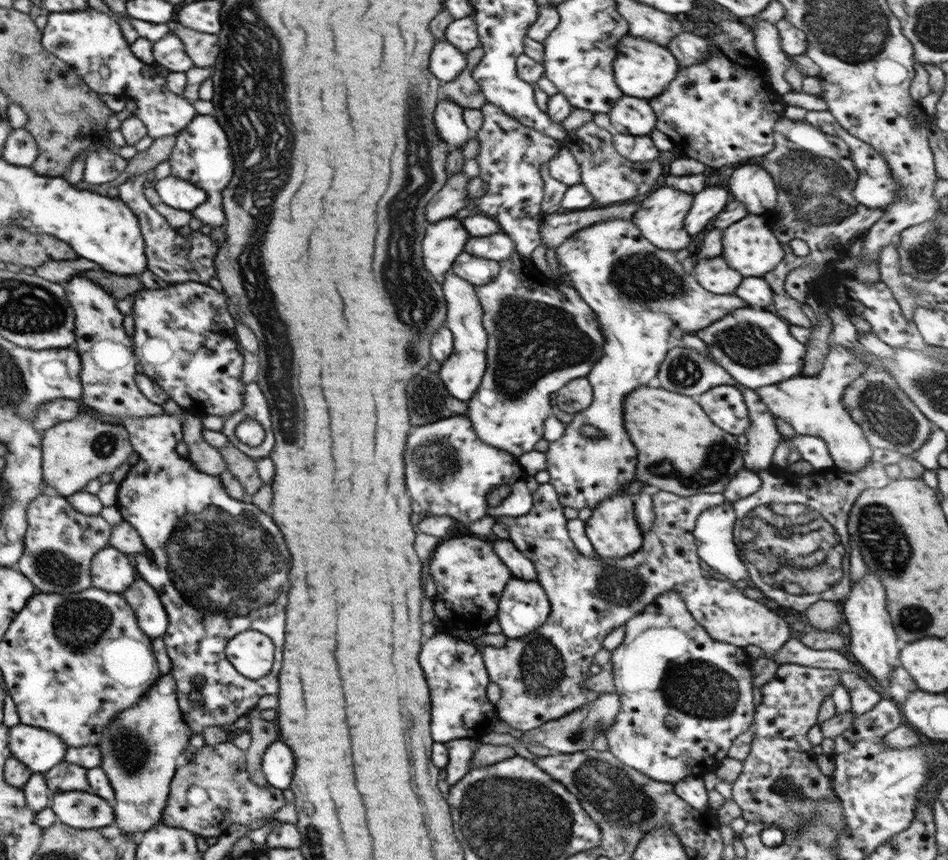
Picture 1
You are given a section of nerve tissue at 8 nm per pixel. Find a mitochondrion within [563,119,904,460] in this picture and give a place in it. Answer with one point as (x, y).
(816, 189)

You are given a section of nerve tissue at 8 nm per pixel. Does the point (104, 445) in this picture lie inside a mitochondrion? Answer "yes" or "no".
yes

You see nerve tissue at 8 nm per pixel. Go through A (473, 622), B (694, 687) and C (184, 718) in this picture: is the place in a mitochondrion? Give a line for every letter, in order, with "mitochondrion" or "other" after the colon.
A: other
B: mitochondrion
C: other

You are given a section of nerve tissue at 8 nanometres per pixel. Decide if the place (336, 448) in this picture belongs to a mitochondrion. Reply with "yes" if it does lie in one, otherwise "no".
no

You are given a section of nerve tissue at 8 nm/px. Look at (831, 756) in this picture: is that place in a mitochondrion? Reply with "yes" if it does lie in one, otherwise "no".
no

